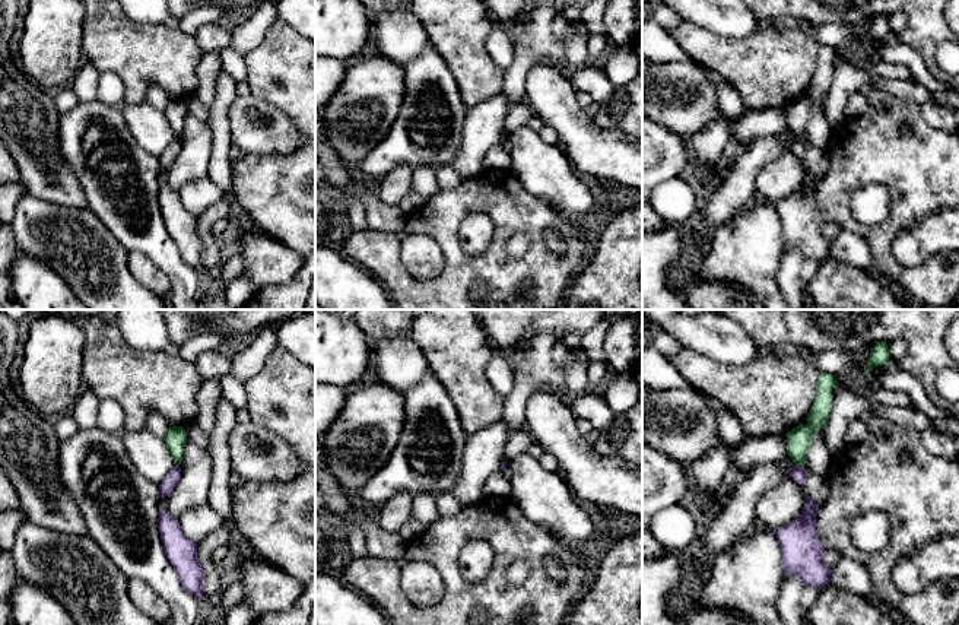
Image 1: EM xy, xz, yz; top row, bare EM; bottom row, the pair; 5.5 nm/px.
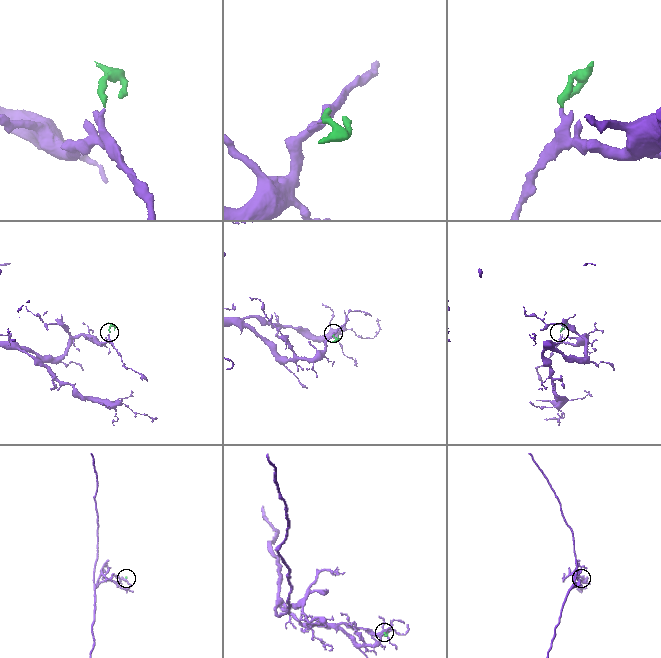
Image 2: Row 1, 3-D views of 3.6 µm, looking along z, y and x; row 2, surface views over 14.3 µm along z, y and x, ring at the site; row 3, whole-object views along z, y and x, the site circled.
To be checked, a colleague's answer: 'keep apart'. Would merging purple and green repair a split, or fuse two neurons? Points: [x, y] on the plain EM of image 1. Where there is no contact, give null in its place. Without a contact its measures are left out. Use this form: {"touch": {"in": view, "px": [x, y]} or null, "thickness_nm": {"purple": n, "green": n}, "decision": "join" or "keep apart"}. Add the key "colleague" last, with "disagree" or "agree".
{"touch": {"in": "yz", "px": [800, 139]}, "thickness_nm": {"purple": 90, "green": 140}, "decision": "keep apart", "colleague": "agree"}

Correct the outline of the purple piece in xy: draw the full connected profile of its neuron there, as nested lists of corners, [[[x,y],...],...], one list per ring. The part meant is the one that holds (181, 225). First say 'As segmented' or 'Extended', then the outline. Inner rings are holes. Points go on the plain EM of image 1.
As segmented. [[[159,180],[158,202],[163,223],[174,239],[181,258],[199,273],[203,270],[203,241],[197,231],[197,216],[182,204],[178,191]]]

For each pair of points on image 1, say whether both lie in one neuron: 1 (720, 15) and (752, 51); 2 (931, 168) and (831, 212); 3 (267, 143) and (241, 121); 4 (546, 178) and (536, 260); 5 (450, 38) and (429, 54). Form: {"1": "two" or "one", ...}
{"1": "two", "2": "one", "3": "one", "4": "two", "5": "two"}

